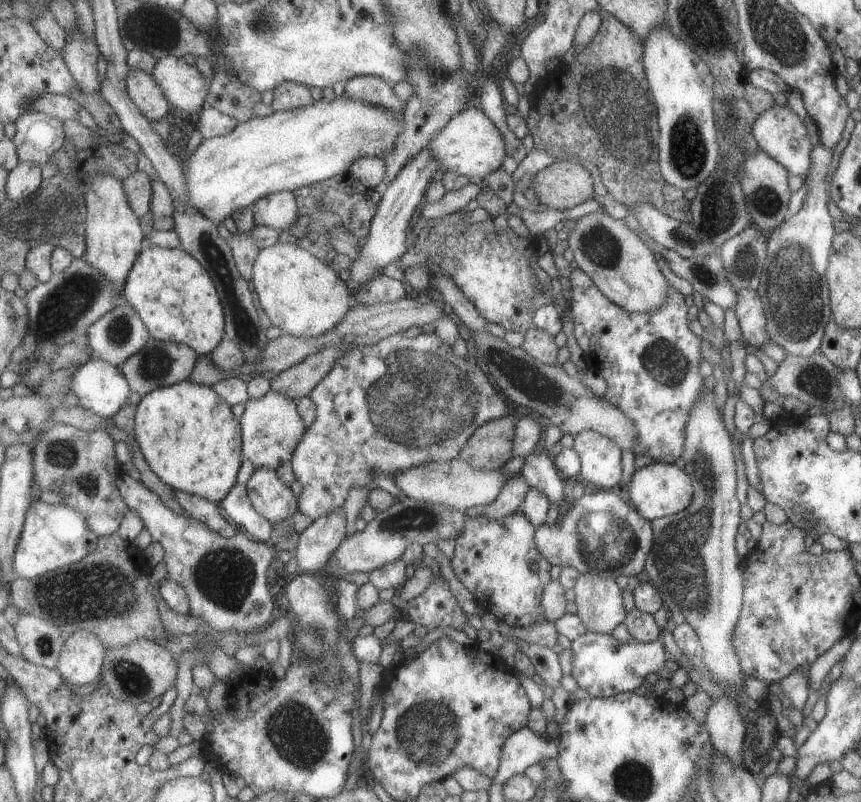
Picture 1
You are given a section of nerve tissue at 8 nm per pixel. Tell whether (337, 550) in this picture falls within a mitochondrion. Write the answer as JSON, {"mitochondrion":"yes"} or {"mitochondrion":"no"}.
{"mitochondrion":"no"}

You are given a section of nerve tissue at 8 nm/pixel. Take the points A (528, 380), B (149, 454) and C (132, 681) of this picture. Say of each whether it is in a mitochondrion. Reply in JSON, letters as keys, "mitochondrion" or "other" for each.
{"A":"mitochondrion","B":"other","C":"mitochondrion"}

